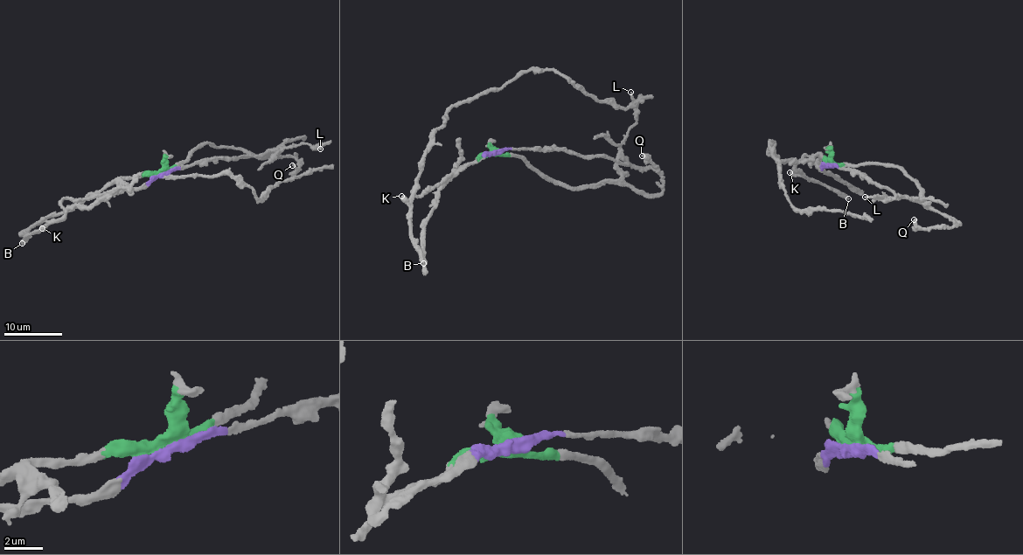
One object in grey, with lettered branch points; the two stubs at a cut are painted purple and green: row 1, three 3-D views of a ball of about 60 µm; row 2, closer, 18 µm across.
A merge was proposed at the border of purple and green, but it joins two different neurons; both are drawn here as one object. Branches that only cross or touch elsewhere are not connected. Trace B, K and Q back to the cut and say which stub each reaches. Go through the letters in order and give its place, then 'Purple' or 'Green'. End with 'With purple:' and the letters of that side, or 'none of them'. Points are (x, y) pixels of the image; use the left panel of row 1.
B: Place: (22, 243). Purple
K: Place: (42, 228). Purple
Q: Place: (292, 165). Green
With purple: B, K

